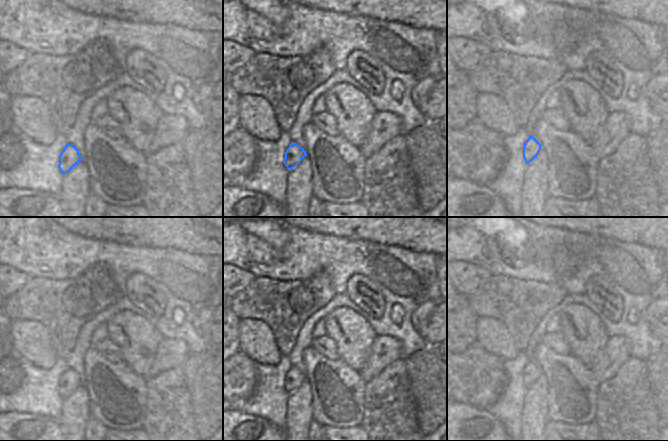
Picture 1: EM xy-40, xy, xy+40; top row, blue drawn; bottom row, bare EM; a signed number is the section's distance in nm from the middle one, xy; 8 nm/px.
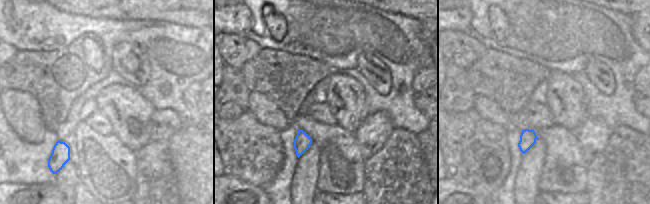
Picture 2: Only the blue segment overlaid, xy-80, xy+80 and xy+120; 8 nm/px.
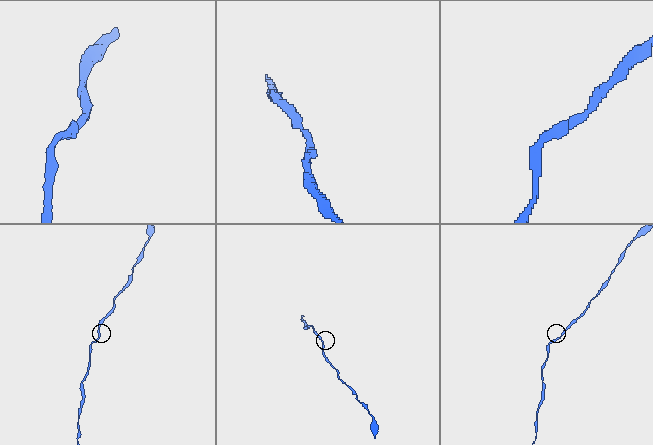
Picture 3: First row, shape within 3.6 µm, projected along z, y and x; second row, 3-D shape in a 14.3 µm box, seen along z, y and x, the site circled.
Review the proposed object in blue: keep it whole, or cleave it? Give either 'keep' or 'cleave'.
keep

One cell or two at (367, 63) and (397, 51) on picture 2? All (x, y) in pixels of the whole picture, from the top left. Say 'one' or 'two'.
two

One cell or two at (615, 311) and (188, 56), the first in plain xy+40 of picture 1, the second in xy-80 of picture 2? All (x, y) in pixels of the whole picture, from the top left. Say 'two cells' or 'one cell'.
two cells

